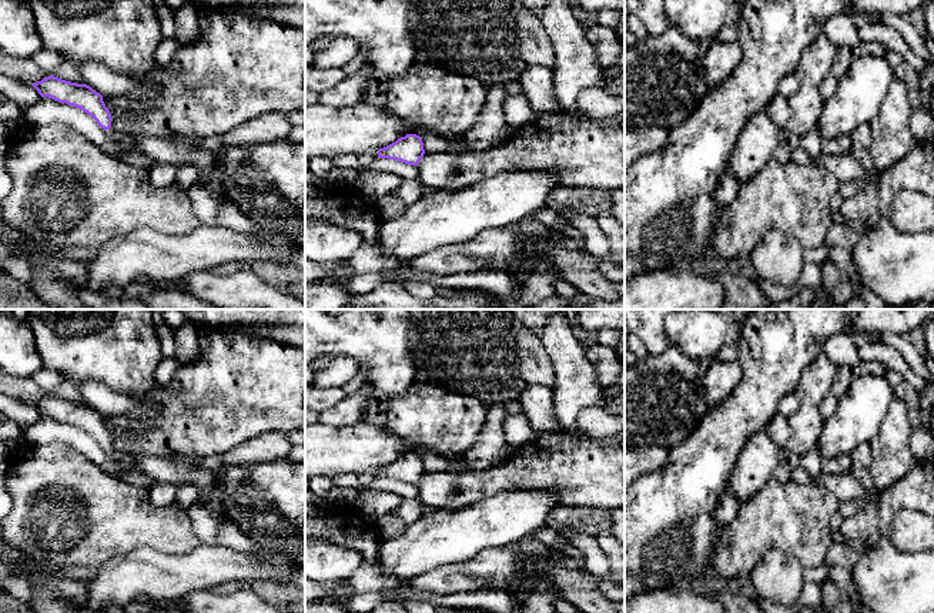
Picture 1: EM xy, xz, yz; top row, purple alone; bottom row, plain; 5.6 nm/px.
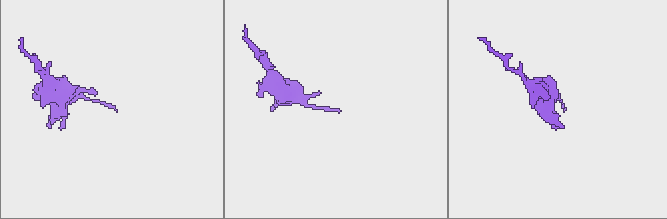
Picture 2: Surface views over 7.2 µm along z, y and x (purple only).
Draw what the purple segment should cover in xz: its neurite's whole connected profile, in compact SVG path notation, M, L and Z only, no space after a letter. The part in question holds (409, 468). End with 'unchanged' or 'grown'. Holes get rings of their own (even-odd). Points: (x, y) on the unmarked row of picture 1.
M406 453L395 462L379 468L379 478L396 479L409 485L418 485L425 473L422 456L416 453Z; unchanged

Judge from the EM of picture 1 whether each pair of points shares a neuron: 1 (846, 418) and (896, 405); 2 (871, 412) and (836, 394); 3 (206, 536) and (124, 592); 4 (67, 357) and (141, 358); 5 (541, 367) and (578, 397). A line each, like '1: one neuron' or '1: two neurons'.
1: two neurons
2: two neurons
3: two neurons
4: one neuron
5: two neurons

